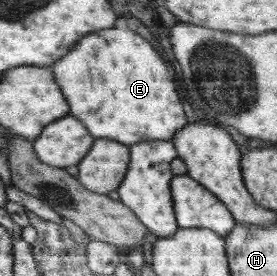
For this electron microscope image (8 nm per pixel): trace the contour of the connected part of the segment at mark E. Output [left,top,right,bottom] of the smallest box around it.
[50,28,187,146]

